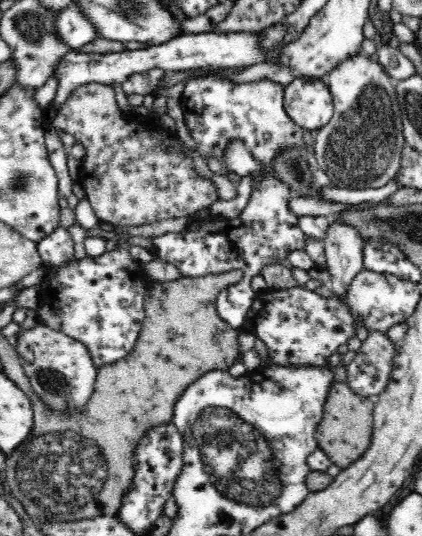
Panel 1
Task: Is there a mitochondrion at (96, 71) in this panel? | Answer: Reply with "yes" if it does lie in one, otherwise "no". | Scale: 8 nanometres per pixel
no

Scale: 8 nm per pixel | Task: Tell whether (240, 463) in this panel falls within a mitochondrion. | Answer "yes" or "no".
yes

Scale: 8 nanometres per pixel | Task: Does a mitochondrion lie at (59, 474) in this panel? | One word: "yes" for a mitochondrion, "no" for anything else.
yes

